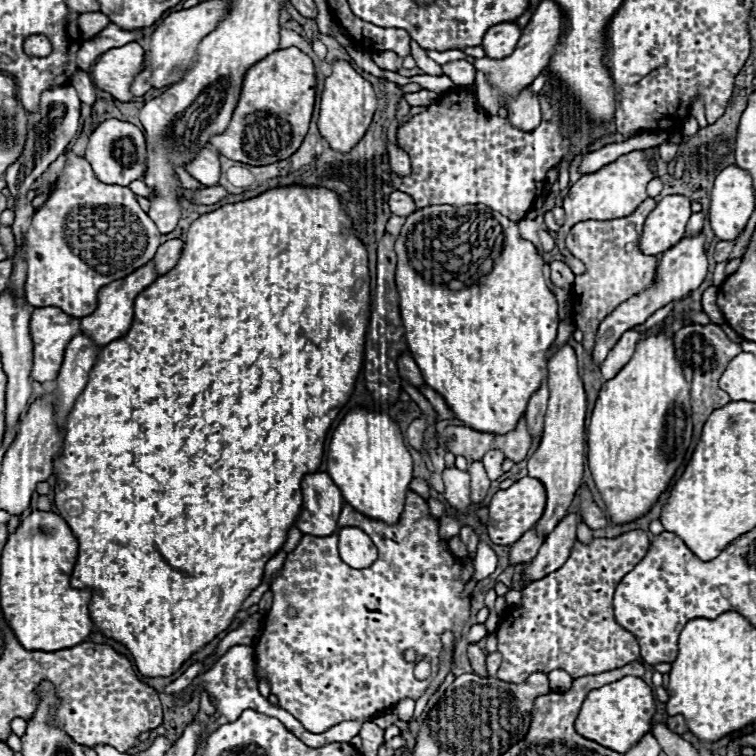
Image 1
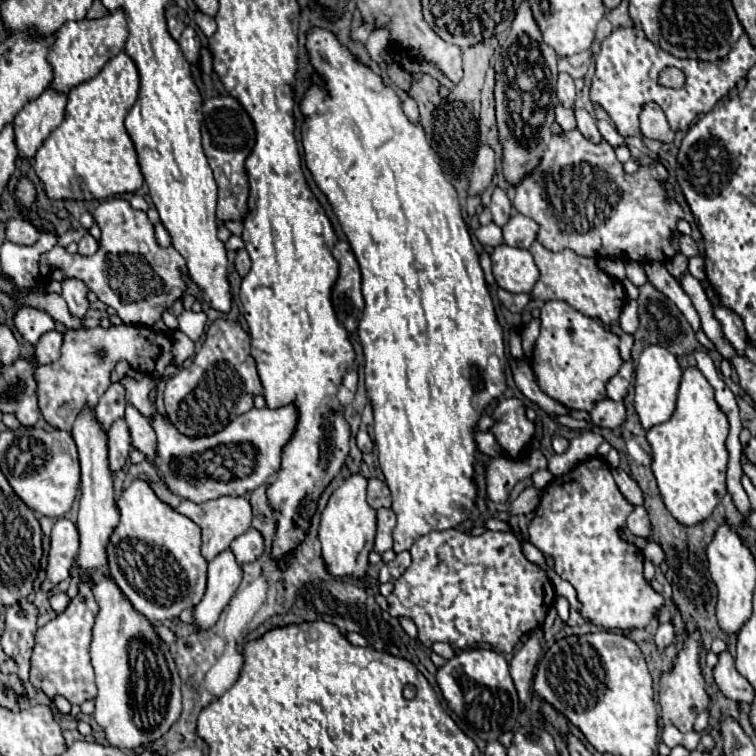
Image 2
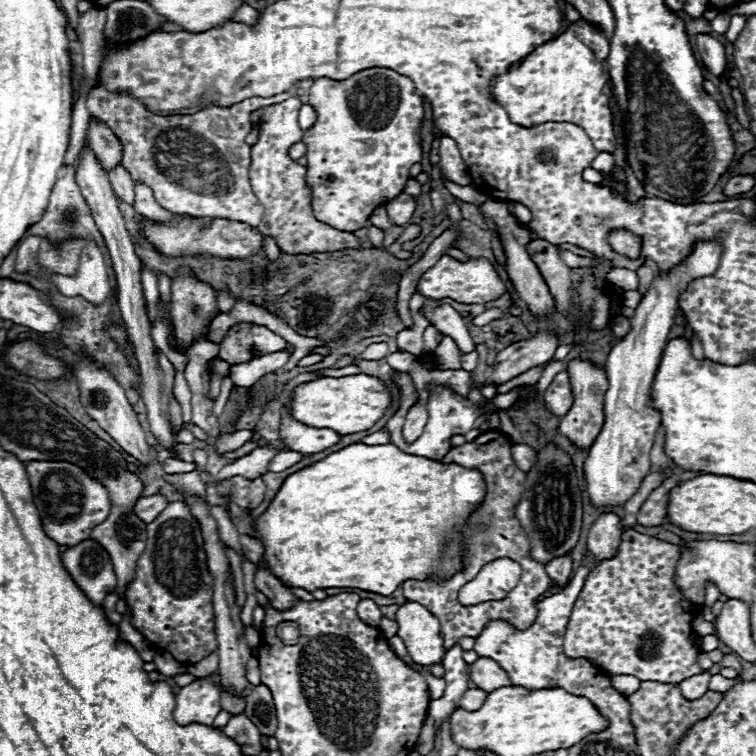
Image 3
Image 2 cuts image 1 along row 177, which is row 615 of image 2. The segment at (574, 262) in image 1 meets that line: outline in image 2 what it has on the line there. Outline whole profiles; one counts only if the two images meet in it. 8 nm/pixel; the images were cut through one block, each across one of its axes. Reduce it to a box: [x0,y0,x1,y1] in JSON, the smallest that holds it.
[528,458,664,630]

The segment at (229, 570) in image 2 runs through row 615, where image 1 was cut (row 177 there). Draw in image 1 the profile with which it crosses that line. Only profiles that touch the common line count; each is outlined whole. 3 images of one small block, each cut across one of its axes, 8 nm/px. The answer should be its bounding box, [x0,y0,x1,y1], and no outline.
[186,148,222,188]

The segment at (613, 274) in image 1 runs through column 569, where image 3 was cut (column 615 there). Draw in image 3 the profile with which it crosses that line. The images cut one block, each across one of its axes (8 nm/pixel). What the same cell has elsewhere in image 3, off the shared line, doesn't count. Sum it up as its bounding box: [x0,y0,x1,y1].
[608,230,640,258]

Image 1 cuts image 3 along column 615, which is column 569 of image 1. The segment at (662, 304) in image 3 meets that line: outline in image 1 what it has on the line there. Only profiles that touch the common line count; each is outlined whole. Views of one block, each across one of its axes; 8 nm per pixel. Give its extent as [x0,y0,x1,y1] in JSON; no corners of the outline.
[528,344,586,536]

